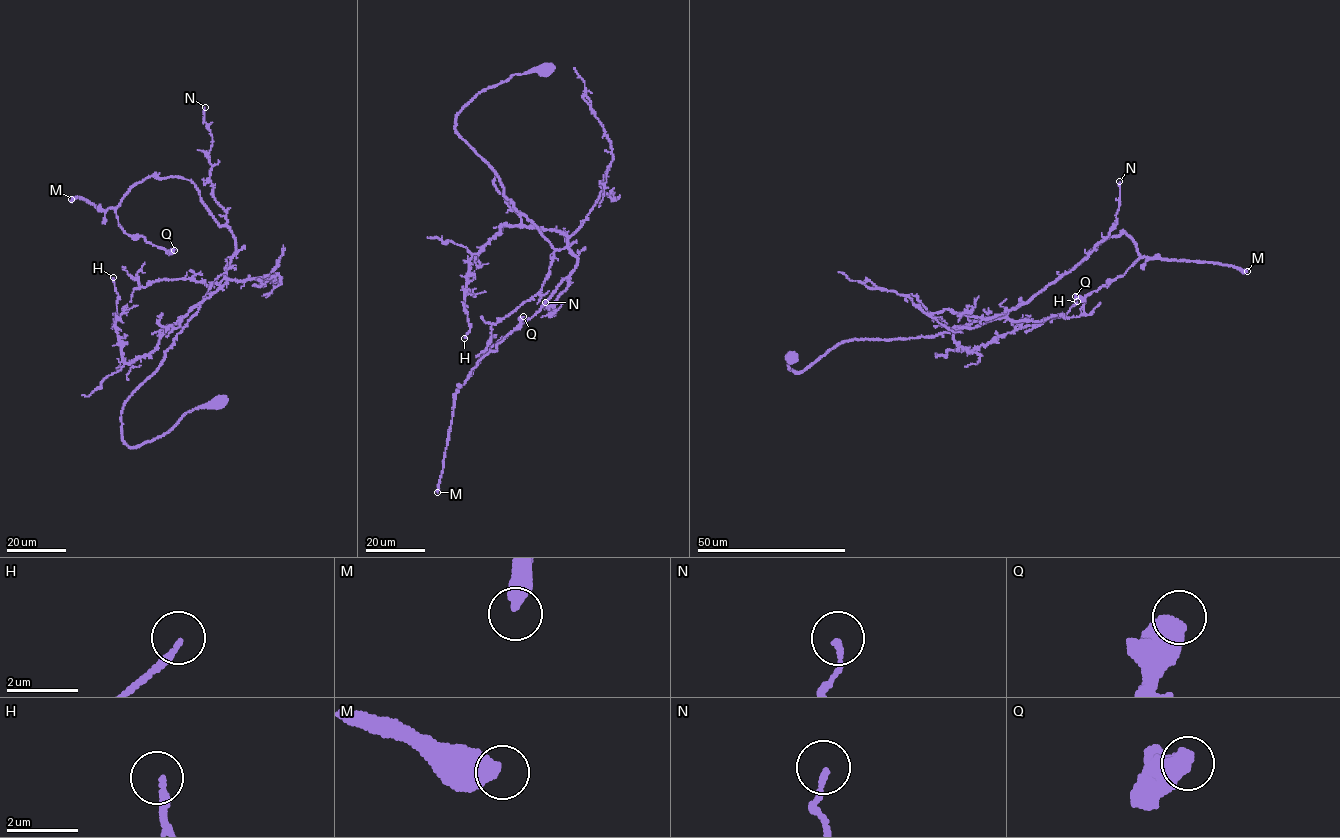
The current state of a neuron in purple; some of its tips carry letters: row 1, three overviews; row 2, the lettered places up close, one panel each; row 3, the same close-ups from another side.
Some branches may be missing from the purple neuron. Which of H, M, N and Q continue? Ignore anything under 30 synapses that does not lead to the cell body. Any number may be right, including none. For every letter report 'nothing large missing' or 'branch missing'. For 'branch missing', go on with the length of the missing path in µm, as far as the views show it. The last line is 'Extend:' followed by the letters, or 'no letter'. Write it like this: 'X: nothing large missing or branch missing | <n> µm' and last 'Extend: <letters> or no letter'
H: nothing large missing
M: branch missing | 350 µm
N: nothing large missing
Q: nothing large missing
Extend: M

